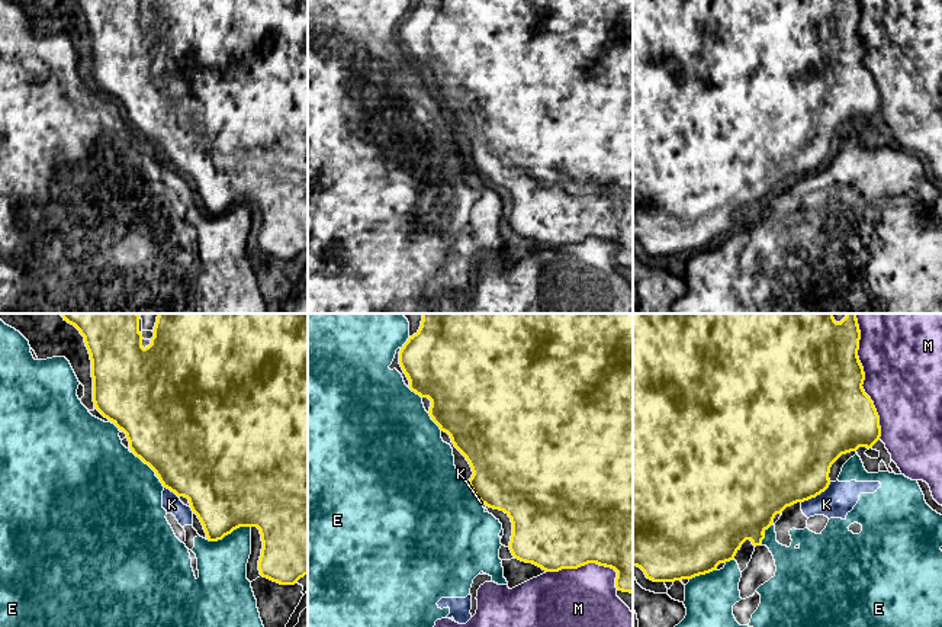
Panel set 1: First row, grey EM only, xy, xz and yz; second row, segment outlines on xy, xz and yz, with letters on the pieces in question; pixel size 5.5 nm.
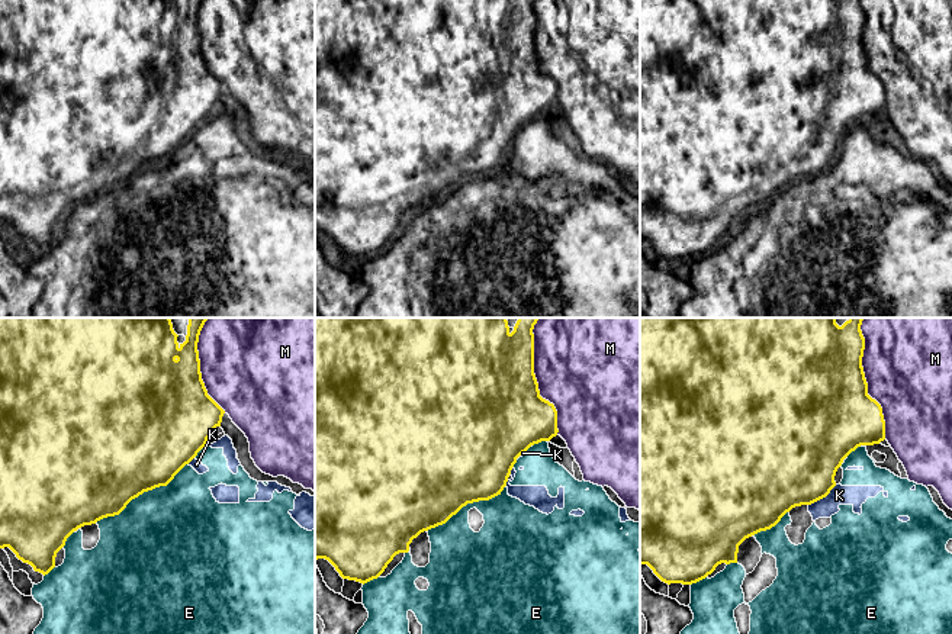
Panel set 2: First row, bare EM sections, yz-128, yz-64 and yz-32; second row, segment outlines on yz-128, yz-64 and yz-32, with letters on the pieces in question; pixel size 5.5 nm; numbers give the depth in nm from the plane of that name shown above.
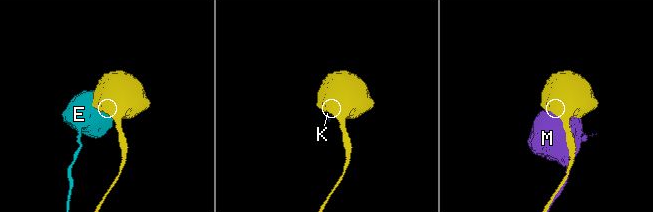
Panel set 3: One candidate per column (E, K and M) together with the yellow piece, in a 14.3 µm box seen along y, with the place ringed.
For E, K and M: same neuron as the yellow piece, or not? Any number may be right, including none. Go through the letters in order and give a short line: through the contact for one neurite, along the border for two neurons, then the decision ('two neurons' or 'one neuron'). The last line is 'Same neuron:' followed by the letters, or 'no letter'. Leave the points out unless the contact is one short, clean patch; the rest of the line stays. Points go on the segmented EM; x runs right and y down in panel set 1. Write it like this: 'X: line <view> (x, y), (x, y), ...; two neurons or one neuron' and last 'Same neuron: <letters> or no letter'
E: two neurons
K: one neuron
M: two neurons
Same neuron: K

